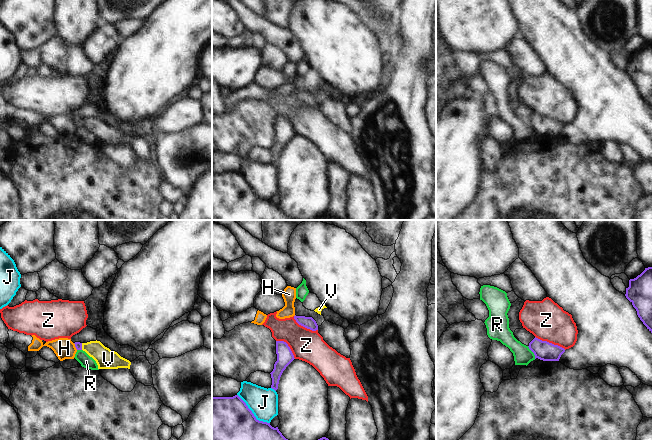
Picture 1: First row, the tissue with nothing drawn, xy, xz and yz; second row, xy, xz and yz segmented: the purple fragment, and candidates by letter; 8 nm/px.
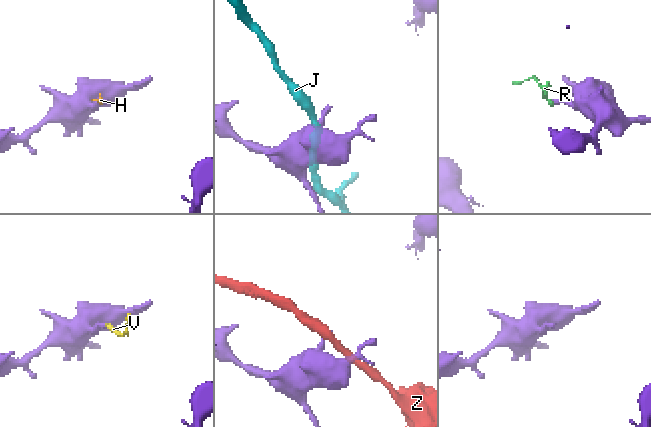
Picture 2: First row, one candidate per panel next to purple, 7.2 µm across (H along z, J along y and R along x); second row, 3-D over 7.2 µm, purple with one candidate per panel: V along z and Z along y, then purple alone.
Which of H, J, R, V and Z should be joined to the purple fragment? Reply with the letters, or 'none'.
V

